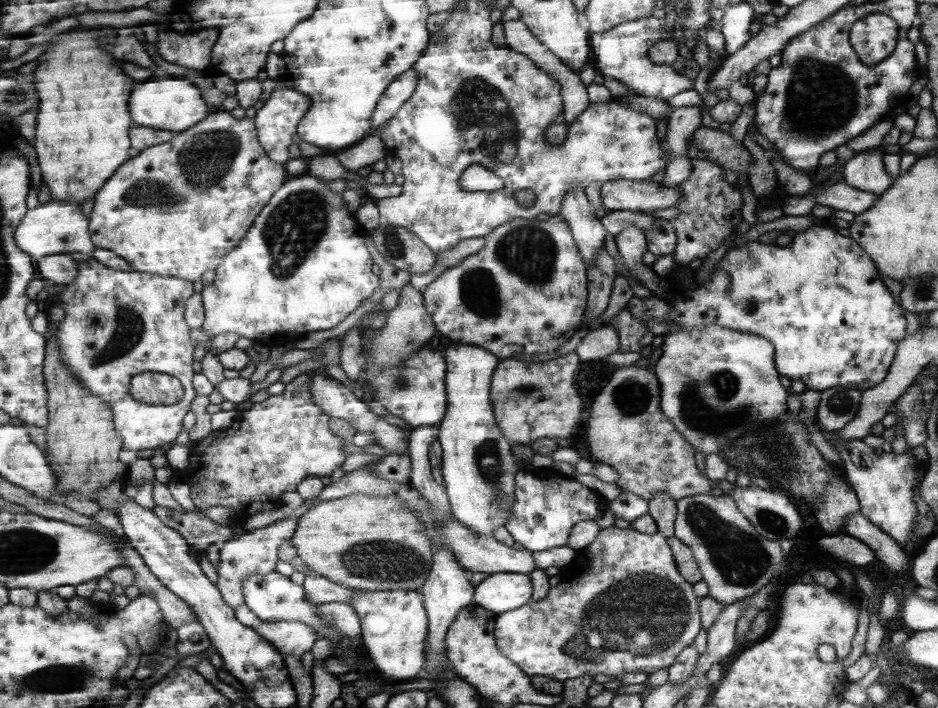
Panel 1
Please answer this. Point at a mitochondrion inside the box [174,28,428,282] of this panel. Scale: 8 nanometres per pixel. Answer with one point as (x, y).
(223, 160)

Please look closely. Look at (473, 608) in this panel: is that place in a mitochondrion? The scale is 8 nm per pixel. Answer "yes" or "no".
no

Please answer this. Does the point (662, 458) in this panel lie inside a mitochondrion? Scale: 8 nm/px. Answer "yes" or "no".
no

